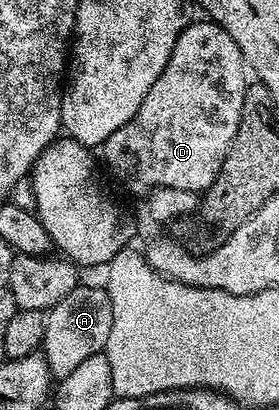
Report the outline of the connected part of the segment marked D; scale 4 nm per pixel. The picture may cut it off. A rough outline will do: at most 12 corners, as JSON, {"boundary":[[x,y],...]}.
{"boundary":[[202,17],[103,141],[130,191],[204,193],[242,120],[240,45]]}

